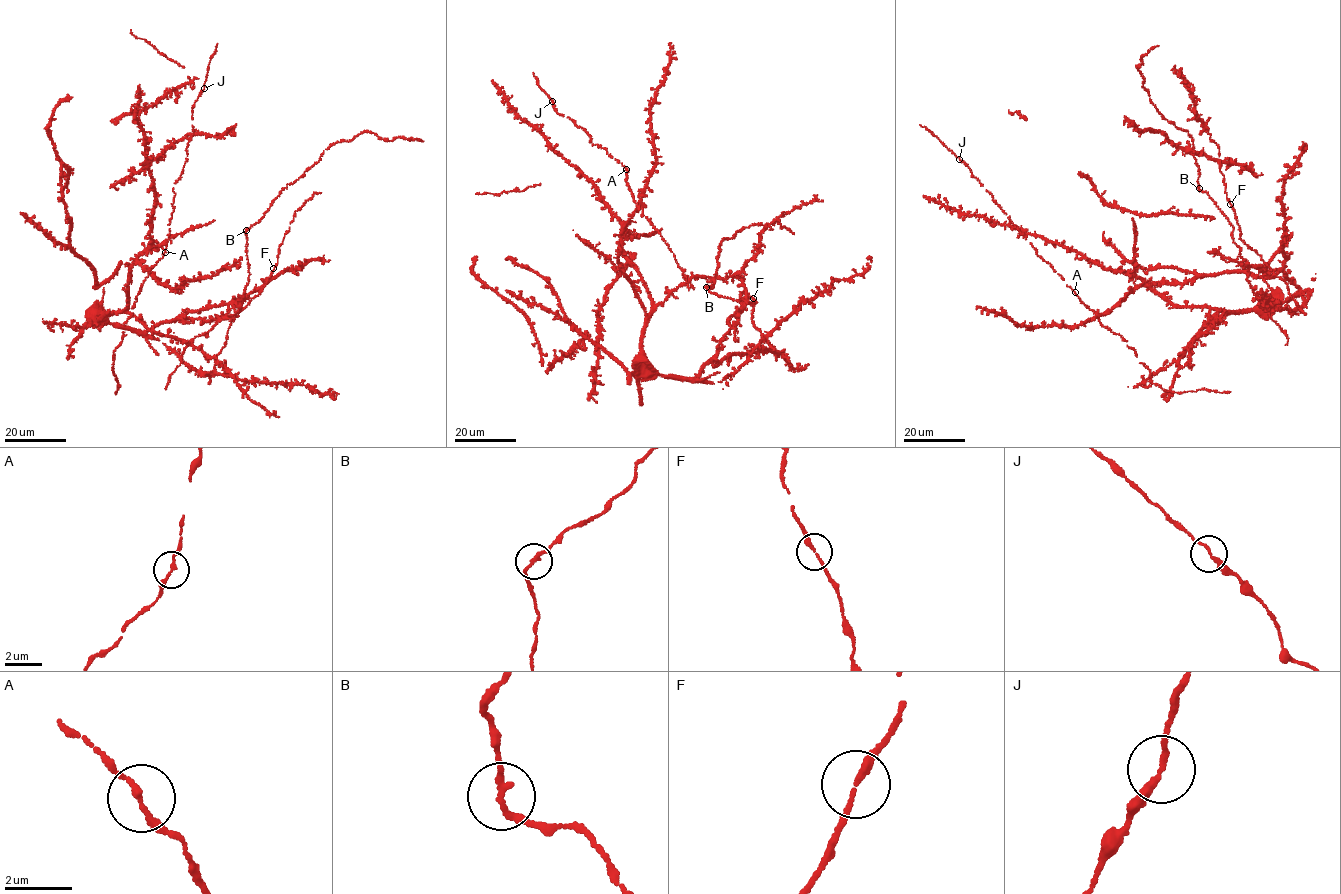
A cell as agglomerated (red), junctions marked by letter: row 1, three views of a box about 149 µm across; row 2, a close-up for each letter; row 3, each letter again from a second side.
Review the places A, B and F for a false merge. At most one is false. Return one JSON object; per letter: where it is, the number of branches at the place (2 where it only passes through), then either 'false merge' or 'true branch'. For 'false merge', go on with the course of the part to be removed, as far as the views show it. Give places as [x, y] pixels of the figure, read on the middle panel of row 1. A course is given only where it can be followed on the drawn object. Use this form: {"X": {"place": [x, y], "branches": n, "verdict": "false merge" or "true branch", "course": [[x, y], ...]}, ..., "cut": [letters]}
{"A": {"place": [626, 169], "branches": 2, "verdict": "true branch"}, "B": {"place": [706, 287], "branches": 2, "verdict": "true branch"}, "F": {"place": [753, 298], "branches": 2, "verdict": "true branch"}, "cut": []}

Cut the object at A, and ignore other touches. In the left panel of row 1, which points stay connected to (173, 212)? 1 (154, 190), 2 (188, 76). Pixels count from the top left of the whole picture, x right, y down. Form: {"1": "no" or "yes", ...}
{"1": "no", "2": "no"}

